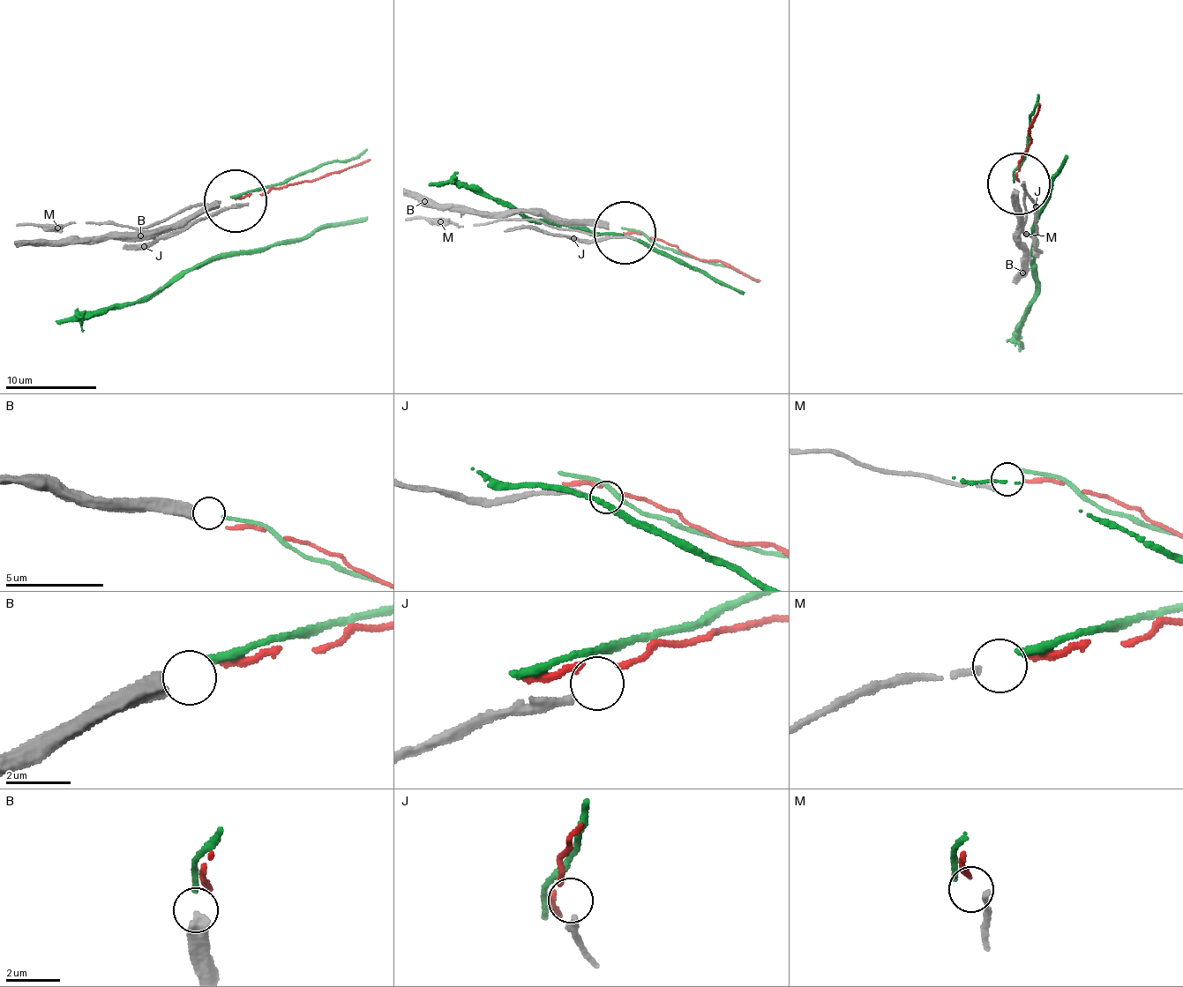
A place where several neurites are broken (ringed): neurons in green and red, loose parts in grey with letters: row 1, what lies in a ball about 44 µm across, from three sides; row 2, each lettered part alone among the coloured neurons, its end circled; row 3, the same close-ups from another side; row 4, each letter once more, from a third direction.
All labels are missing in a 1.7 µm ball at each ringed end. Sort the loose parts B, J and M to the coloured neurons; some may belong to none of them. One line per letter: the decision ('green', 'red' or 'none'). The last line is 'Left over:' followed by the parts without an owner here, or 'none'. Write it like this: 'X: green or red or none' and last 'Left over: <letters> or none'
B: none
J: none
M: red
Left over: B, J

